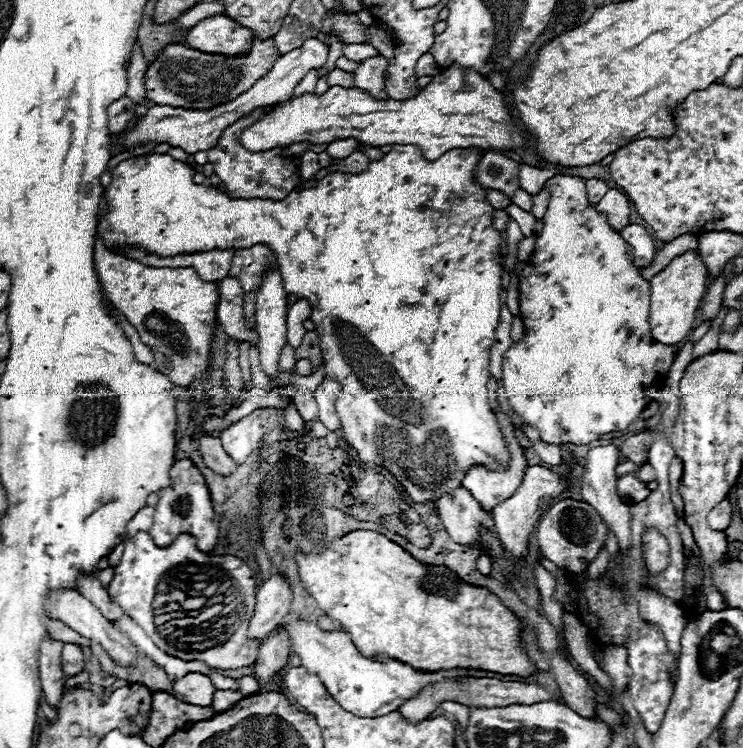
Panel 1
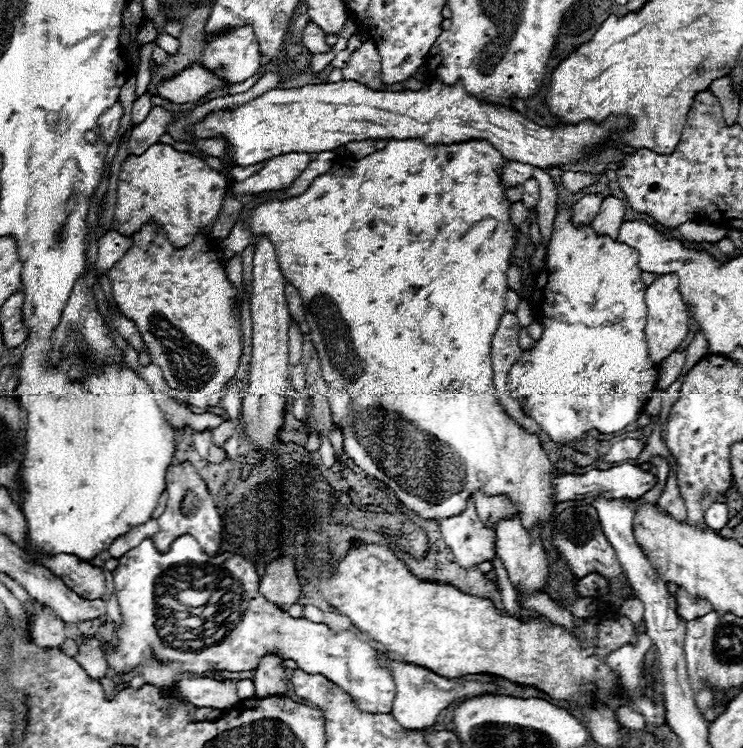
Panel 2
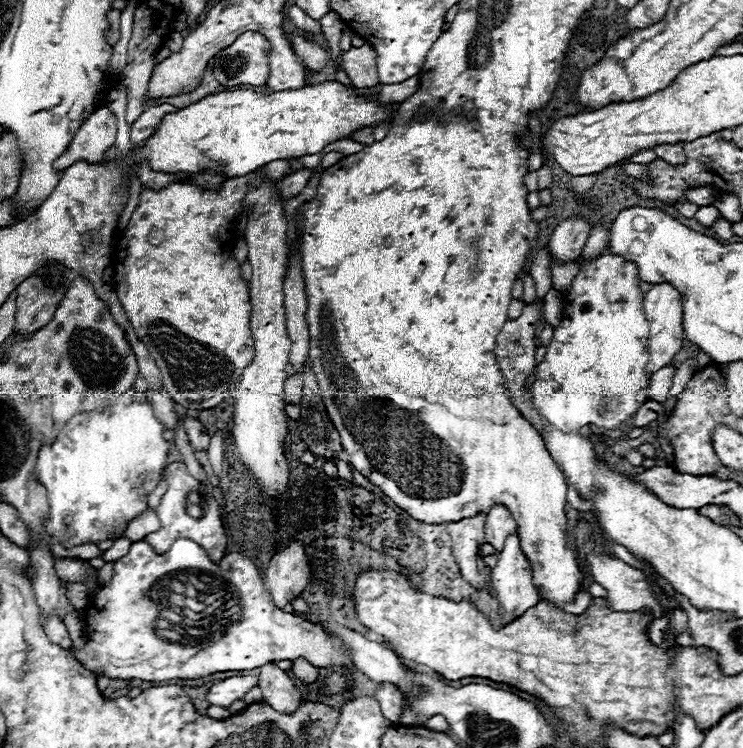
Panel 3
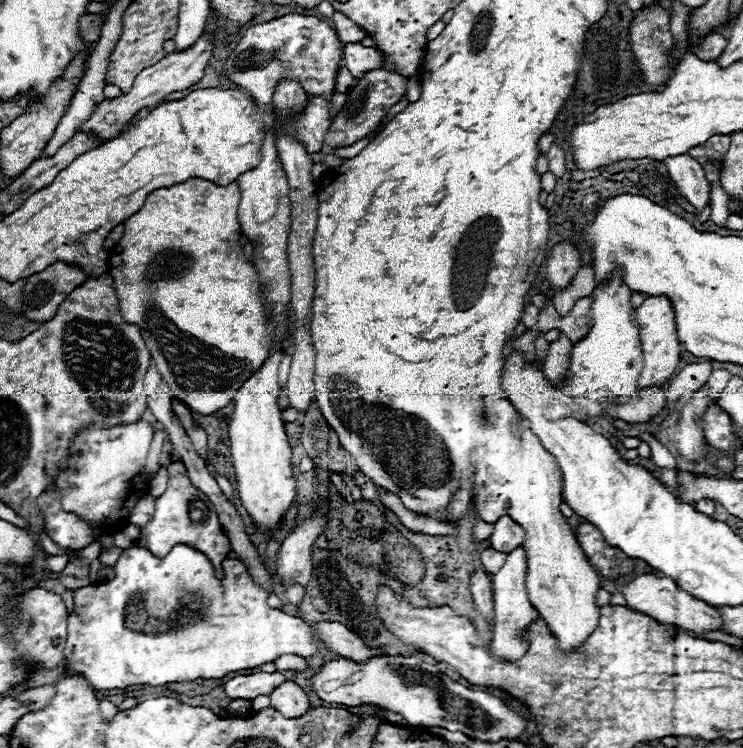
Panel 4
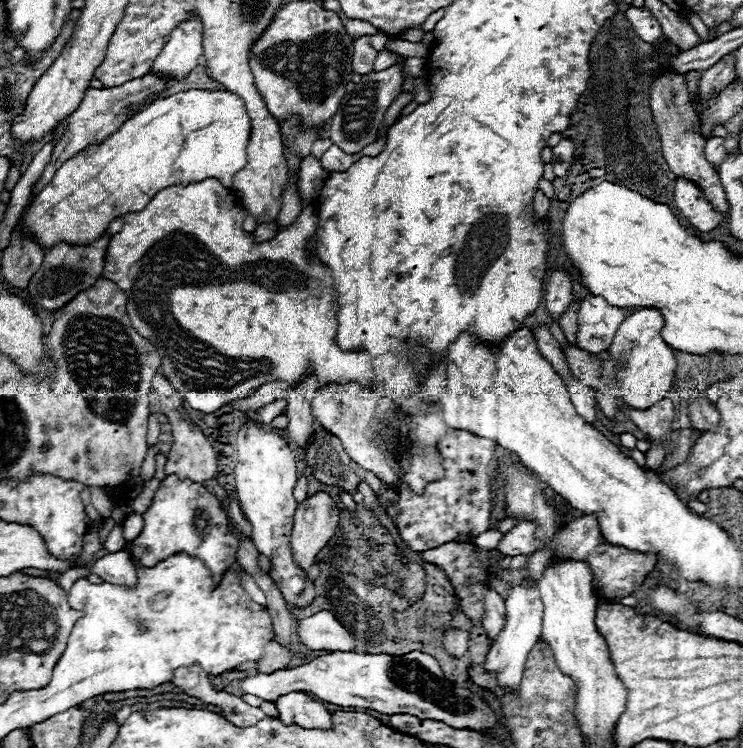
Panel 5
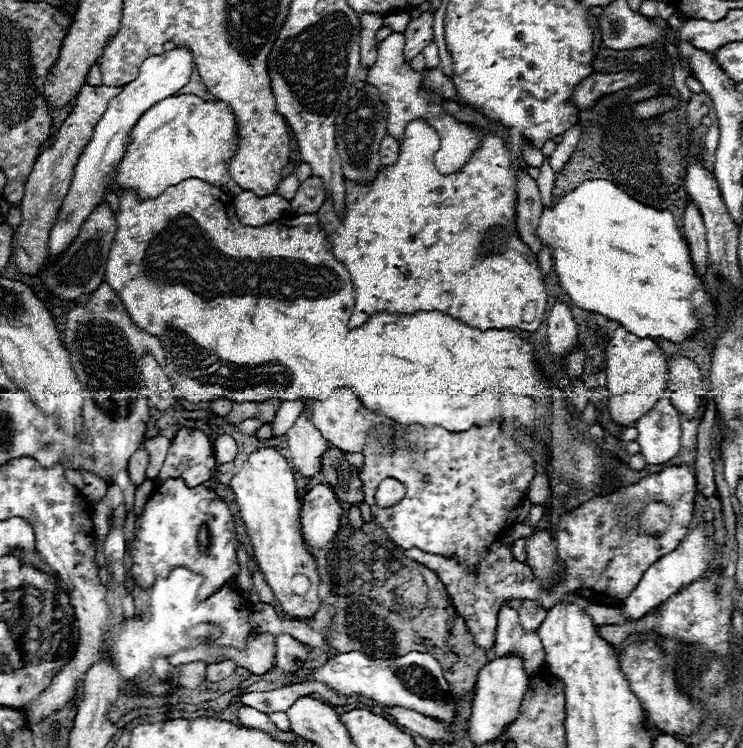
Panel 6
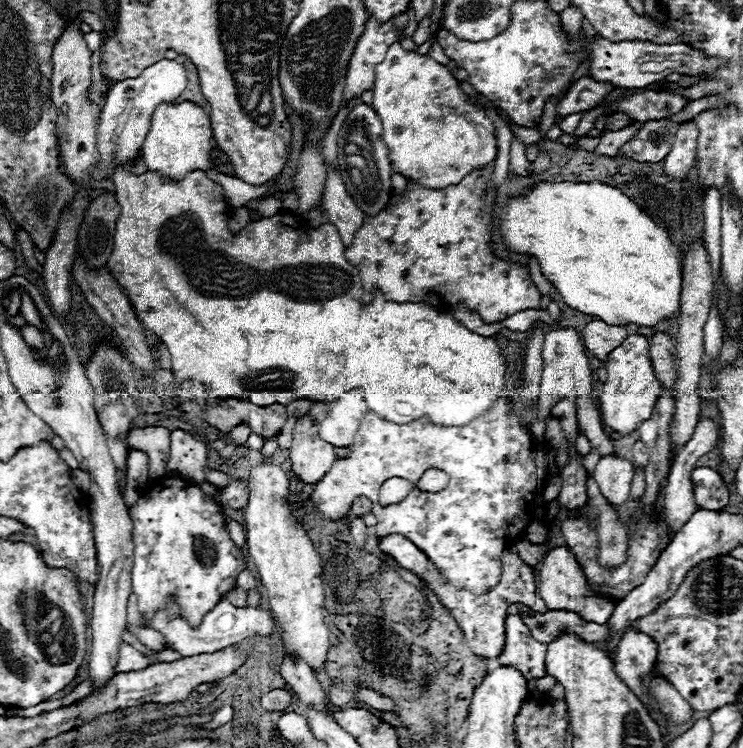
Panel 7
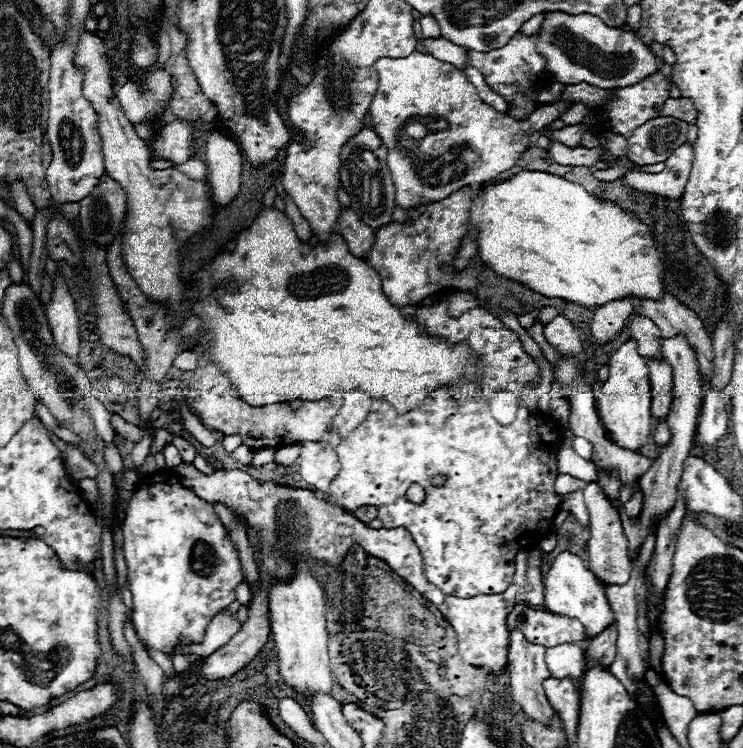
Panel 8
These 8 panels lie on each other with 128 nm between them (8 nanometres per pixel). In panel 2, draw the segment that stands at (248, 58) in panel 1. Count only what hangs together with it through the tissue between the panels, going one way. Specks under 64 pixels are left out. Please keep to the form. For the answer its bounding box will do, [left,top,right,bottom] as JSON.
[156,62,232,104]

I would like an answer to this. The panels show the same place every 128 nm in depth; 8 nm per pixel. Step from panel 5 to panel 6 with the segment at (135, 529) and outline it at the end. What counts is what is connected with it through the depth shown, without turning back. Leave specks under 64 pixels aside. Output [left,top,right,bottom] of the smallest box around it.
[134,480,152,516]

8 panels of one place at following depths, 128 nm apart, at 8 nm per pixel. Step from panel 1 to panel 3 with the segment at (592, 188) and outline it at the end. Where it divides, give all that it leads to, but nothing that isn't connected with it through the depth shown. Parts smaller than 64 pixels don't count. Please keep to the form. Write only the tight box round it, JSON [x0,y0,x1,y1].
[548,214,590,262]

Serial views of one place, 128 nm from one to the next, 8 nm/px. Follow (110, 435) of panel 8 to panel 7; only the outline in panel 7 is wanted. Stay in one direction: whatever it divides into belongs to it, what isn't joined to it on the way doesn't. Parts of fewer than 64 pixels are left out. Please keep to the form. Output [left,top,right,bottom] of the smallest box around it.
[108,440,128,470]

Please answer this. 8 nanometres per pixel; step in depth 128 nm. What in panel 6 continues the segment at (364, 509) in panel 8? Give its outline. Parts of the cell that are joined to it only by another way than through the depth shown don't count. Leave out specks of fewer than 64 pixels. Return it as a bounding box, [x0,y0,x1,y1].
[320,446,364,504]

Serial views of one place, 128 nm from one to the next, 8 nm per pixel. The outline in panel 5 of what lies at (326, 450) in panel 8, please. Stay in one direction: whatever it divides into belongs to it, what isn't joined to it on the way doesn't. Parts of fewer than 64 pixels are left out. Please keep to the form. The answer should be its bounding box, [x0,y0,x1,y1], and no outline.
[286,374,318,448]

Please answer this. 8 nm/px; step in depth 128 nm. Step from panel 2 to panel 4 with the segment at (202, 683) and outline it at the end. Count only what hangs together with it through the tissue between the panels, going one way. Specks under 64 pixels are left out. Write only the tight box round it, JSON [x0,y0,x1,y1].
[222,672,286,700]

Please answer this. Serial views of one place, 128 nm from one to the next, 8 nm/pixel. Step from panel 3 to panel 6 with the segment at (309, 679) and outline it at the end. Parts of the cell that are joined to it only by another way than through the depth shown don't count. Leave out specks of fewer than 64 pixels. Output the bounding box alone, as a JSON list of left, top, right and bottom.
[224,634,276,674]

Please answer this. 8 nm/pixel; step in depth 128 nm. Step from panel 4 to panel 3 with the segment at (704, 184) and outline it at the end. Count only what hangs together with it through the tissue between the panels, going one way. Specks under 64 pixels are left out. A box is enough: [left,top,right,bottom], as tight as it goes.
[654,144,720,227]

